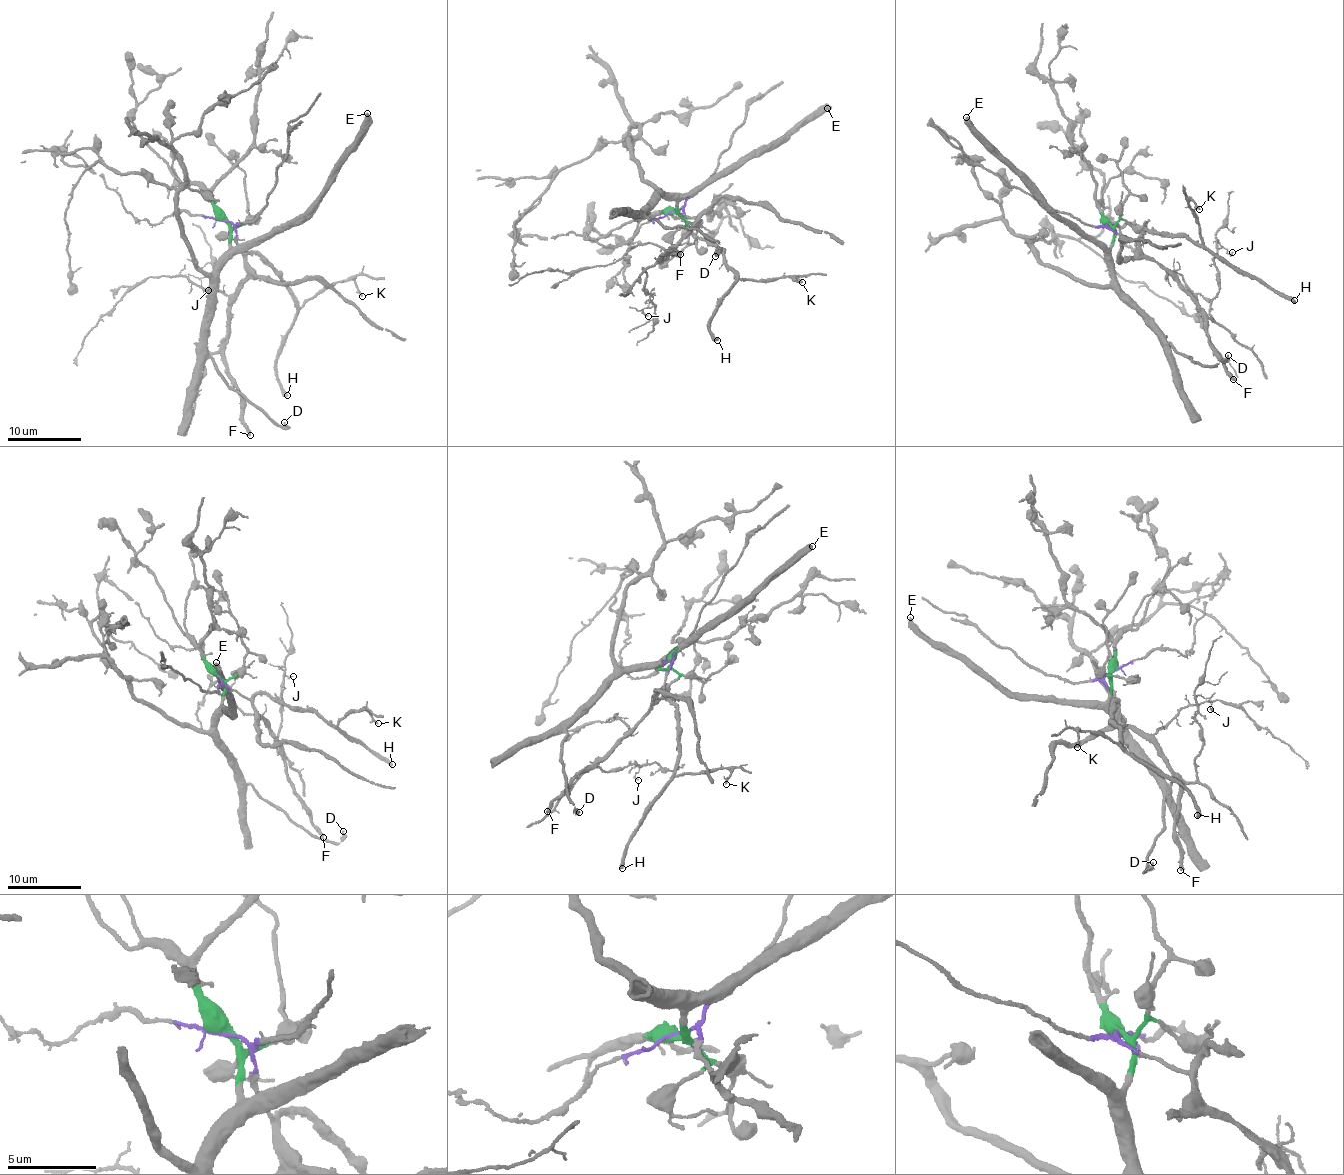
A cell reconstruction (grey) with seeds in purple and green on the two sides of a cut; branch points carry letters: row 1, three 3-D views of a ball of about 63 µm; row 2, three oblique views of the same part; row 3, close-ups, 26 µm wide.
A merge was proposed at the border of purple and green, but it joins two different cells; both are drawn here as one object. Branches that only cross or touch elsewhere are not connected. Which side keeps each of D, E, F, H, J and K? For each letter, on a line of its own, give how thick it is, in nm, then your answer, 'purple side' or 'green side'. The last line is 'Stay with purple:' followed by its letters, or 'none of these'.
D: 280 nm | green side
E: 480 nm | green side
F: 320 nm | purple side
H: 420 nm | purple side
J: 130 nm | purple side
K: 200 nm | purple side
Stay with purple: F, H, J, K

